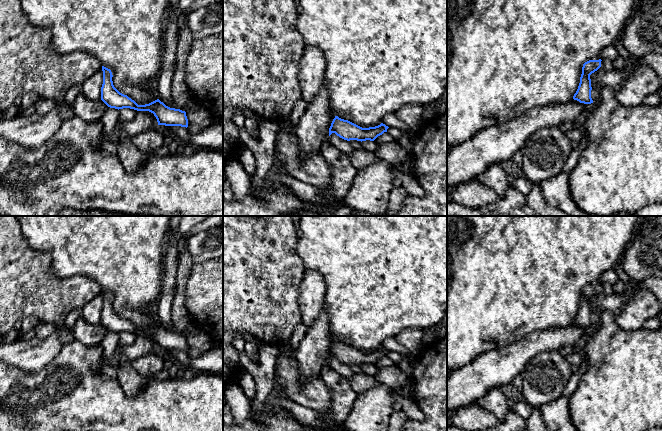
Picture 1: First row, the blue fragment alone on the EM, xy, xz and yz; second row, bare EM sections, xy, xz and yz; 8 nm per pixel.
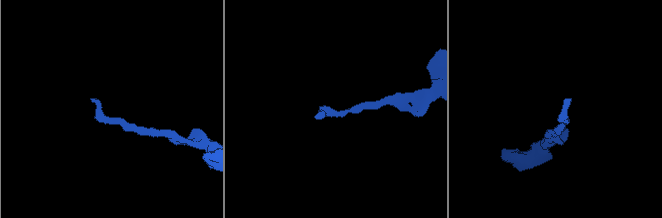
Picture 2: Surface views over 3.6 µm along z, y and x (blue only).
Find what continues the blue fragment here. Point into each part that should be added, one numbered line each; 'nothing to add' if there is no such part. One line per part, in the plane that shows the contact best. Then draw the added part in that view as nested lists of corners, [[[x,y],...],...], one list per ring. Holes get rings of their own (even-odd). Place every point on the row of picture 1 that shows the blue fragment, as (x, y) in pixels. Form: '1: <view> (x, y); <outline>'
nothing to add

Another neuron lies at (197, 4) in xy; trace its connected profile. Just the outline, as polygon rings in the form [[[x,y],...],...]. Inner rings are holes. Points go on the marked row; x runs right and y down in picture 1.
[[[196,0],[191,4],[189,9],[184,13],[184,17],[186,17],[190,12],[195,11],[202,6],[207,6],[207,5],[213,4],[215,2],[218,2],[218,1],[219,0]]]

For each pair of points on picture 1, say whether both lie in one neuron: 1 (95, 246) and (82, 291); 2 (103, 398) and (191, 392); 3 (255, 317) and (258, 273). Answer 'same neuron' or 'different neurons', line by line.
1: different neurons
2: same neuron
3: same neuron

